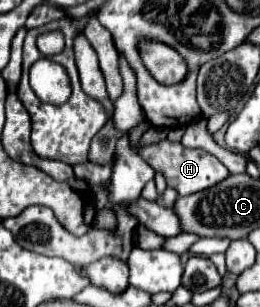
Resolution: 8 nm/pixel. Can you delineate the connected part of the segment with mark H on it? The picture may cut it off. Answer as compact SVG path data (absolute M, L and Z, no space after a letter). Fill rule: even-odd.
M162 141L158 145L148 145L138 149L138 153L142 157L146 157L146 161L156 167L156 171L162 171L166 175L166 181L170 187L174 187L178 191L178 195L192 195L198 191L204 191L220 181L224 181L230 171L218 161L218 157L214 157L212 153L204 151L204 149L186 149L182 147L182 143L172 143L172 141Z

